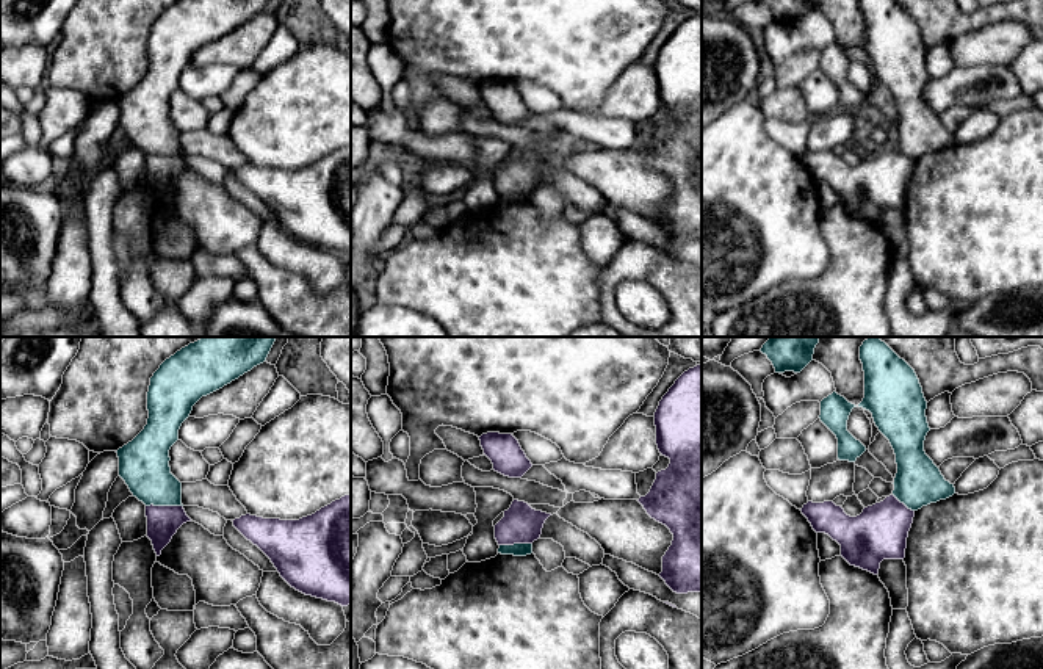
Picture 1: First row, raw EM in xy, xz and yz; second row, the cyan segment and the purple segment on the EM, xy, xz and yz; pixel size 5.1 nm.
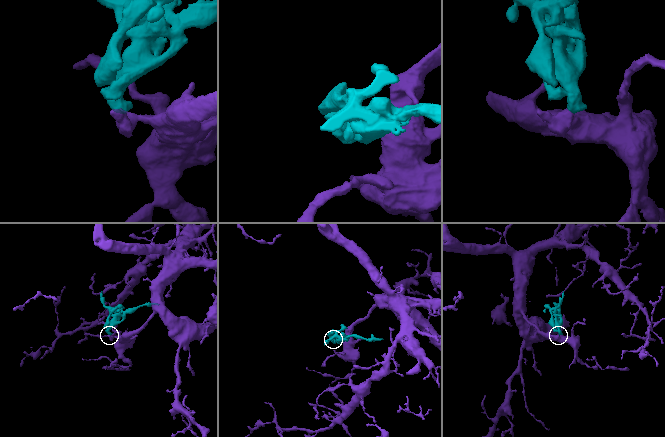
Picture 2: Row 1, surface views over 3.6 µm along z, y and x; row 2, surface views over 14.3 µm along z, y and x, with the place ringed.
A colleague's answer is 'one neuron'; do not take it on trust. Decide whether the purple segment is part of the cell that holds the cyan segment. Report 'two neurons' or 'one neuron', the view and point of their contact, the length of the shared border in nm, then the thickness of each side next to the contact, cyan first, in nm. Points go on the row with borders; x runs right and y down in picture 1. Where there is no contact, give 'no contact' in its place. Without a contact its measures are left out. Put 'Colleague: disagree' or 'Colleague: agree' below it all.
two neurons; contact xy (163, 505); length 190 nm; calibres 260 and 160 nm
Colleague: disagree

